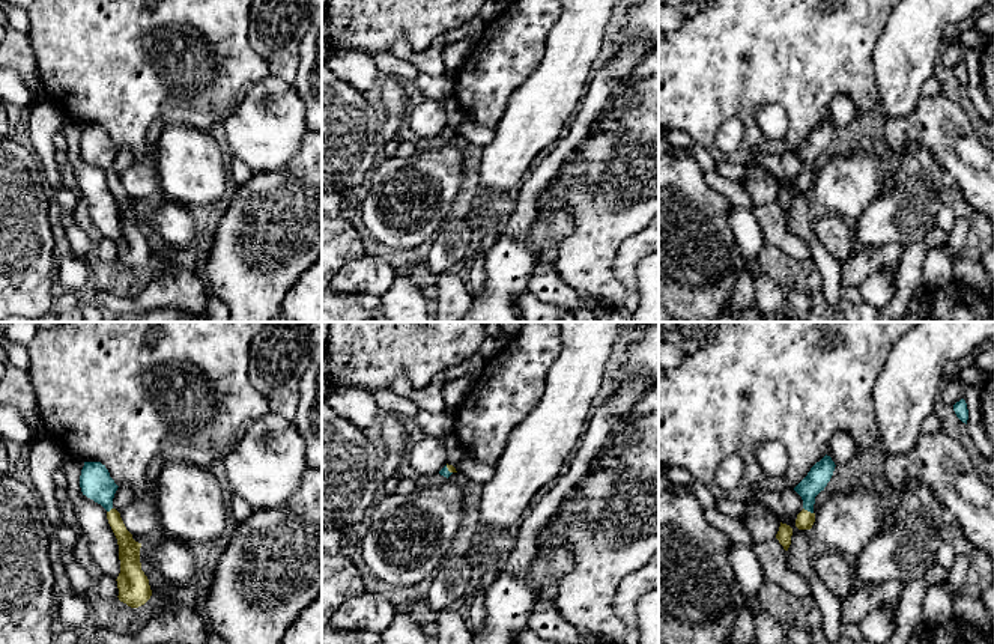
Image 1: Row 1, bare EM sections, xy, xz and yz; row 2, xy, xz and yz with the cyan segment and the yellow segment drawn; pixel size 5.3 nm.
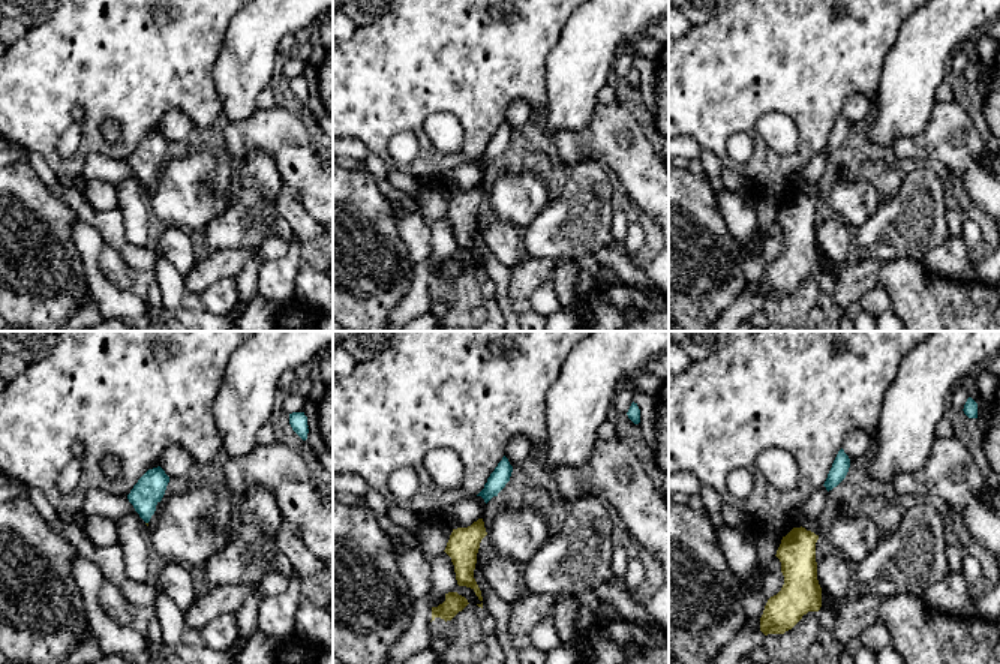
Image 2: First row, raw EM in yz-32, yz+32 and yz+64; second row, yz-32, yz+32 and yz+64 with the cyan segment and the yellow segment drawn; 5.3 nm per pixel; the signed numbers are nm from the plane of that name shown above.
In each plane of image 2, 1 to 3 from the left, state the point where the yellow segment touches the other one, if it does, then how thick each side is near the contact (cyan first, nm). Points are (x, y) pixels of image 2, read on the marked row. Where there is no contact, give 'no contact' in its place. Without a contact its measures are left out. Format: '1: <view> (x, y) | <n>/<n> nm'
1: no contact
2: no contact
3: no contact

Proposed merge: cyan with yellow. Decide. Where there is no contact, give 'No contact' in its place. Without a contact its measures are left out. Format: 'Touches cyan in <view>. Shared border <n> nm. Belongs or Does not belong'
Touches cyan in yz. Shared border 70 nm. Belongs

